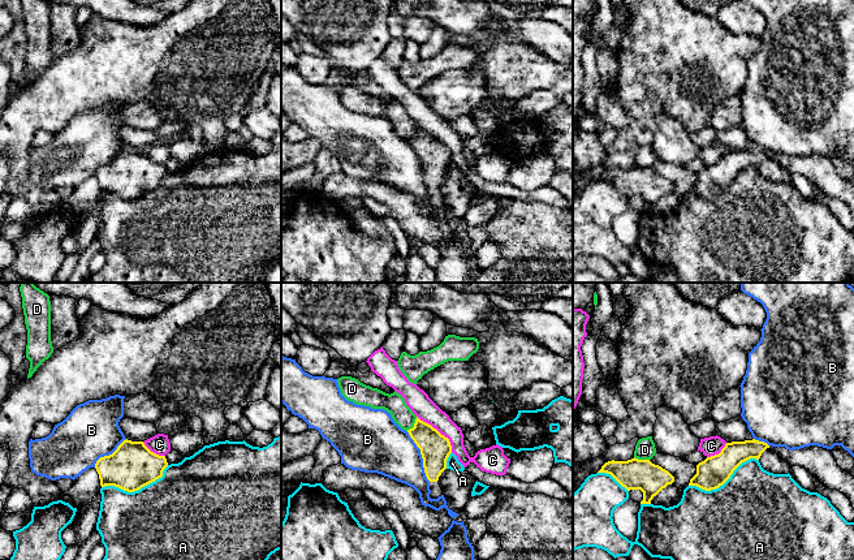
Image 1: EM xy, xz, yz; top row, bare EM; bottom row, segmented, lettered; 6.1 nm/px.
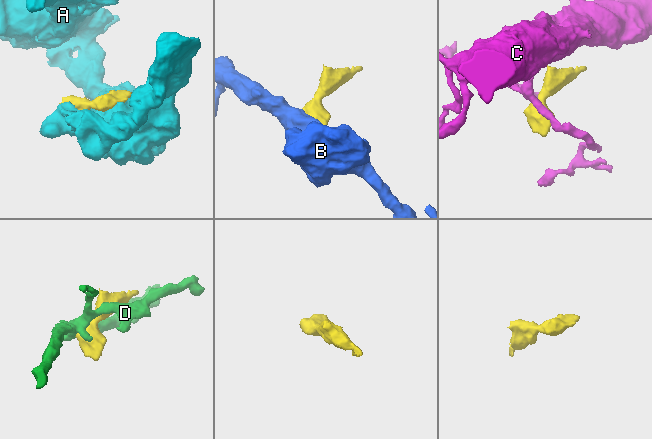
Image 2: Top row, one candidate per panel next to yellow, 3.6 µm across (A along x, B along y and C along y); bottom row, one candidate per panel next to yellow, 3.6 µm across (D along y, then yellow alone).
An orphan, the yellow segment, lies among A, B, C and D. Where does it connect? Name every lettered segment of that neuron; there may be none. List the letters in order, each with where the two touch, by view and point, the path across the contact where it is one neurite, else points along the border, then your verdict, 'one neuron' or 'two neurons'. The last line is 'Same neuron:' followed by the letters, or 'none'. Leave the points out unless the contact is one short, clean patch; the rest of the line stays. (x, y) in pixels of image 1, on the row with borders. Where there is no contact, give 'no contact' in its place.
A: yz (724, 482) | two neurons
B: xz (422, 456) | two neurons
C: xz (438, 431) | along xz (417, 416), (448, 439), (452, 452) | two neurons
D: xz (414, 425) | two neurons
Same neuron: none

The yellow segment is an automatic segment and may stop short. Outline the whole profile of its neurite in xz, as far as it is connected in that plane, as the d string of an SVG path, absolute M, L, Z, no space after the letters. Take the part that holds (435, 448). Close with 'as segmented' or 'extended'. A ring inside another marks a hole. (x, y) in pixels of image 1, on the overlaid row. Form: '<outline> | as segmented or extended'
M418 417L414 427L407 430L407 432L420 449L424 473L430 481L430 497L437 499L443 495L443 490L437 481L441 473L447 469L447 460L452 453L450 441L436 428L420 421Z | extended

